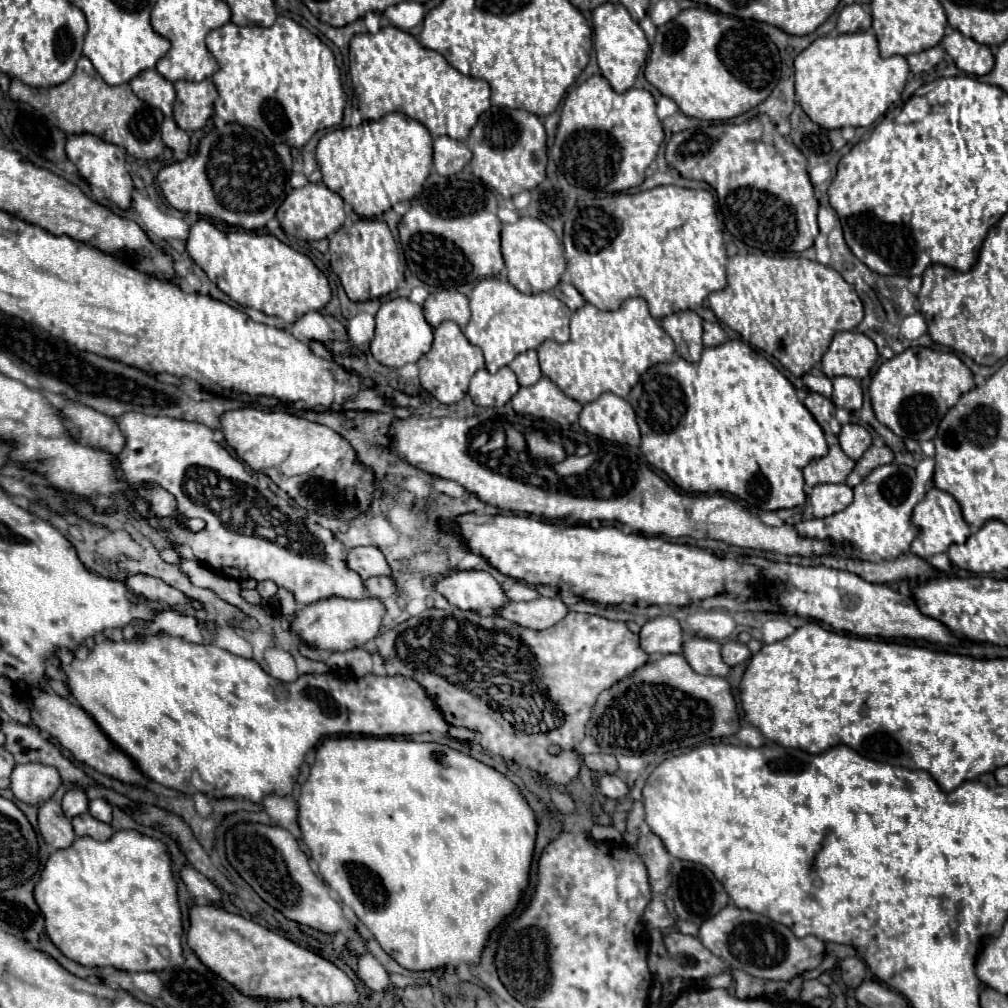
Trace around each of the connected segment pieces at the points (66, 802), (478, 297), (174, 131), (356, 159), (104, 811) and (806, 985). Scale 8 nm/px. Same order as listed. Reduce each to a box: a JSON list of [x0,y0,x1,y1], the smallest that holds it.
[[62,791,88,819],[464,277,570,373],[162,119,190,153],[316,113,432,219],[90,799,112,823],[800,979,828,1003]]

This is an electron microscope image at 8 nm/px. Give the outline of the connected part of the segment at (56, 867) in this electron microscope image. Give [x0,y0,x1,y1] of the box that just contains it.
[34,831,184,973]

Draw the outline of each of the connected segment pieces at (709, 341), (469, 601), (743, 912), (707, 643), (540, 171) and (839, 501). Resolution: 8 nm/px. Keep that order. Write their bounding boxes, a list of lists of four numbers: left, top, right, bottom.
[[702,323,726,347],[436,571,506,613],[700,905,824,981],[684,637,732,677],[466,107,546,199],[810,483,852,519]]

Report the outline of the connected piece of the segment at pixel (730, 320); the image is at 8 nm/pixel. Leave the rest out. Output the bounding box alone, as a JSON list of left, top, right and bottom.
[708,239,862,375]

